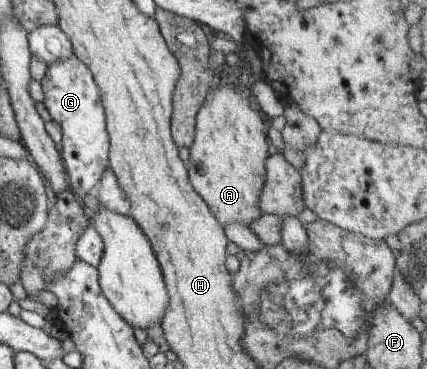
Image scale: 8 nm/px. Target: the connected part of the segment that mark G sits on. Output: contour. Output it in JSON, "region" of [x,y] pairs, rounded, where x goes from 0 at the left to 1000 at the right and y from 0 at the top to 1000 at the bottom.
{"region":[[[176,146],[112,173],[94,225],[101,279],[145,352],[143,423],[162,504],[194,537],[201,523],[222,520],[255,442],[258,379],[230,233],[206,179]]]}

